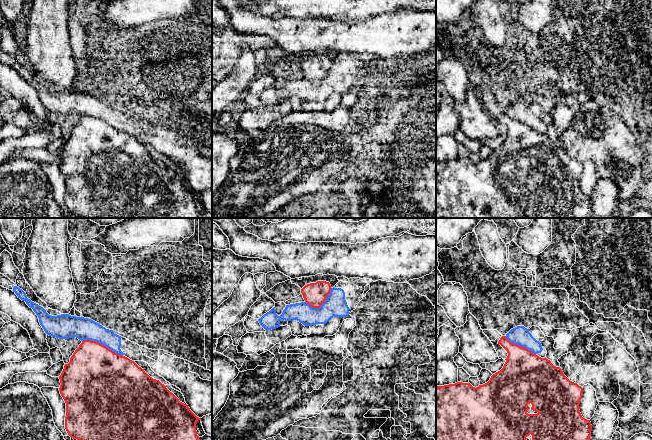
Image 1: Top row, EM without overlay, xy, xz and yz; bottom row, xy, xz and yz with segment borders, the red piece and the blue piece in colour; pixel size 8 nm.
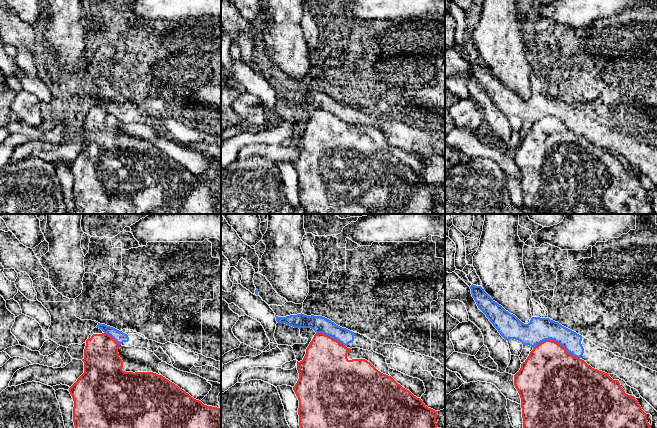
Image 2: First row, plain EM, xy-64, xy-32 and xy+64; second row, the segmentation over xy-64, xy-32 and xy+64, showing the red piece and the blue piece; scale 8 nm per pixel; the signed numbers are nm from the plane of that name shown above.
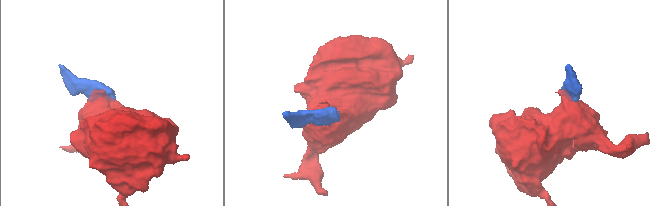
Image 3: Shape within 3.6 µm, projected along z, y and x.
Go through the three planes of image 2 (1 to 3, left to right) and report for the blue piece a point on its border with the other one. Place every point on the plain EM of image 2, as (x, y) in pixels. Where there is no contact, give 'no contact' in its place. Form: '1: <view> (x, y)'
1: xy-64 (112, 114)
2: xy-32 (331, 113)
3: xy+64 (556, 118)

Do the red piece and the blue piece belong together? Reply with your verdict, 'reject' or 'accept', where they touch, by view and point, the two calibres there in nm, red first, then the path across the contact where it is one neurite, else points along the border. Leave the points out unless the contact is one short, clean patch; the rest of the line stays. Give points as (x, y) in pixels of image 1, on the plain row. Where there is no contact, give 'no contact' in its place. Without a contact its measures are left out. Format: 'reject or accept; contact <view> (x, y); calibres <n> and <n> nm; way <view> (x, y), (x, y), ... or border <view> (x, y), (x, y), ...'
reject; contact xy (101, 120); calibres 460 and 180 nm; border xy (82, 116), (95, 116), (122, 132)

